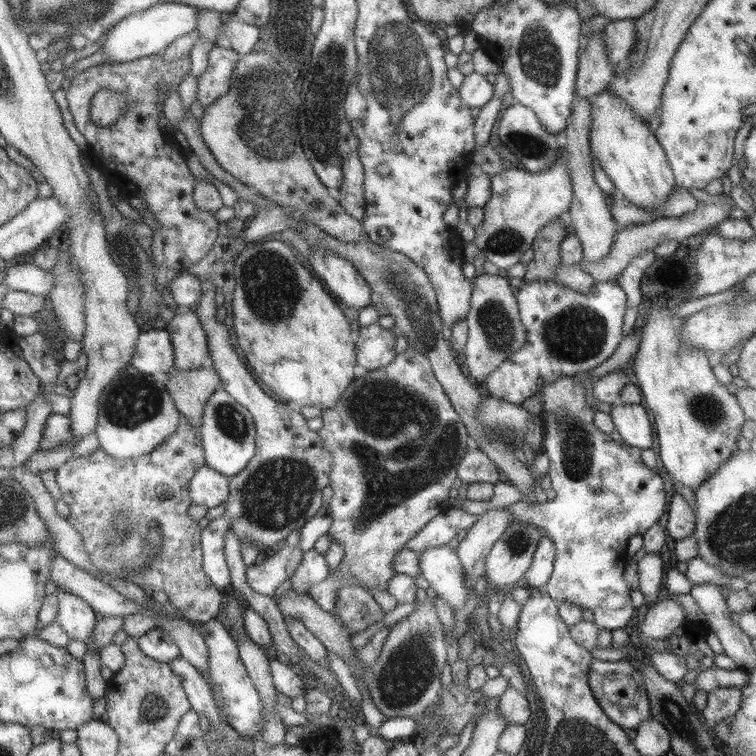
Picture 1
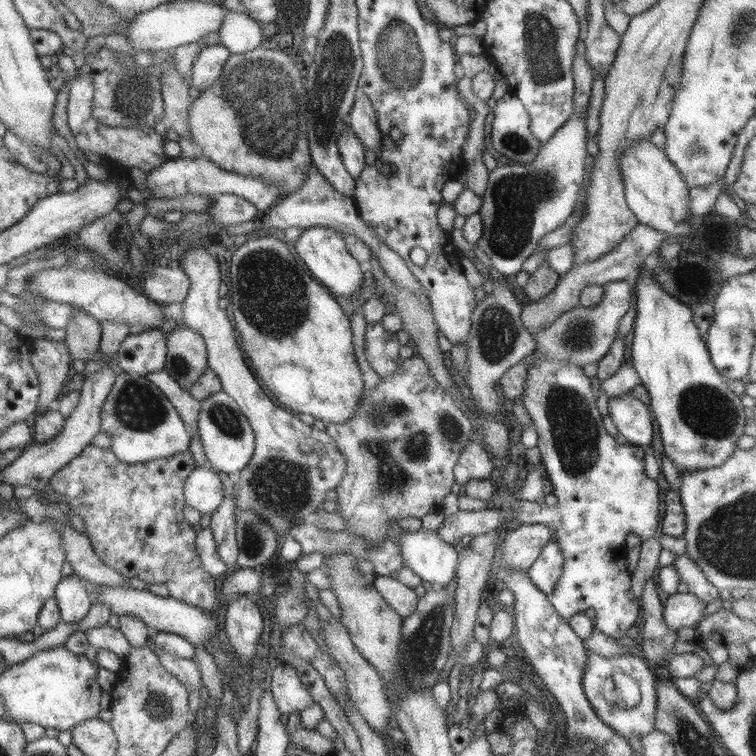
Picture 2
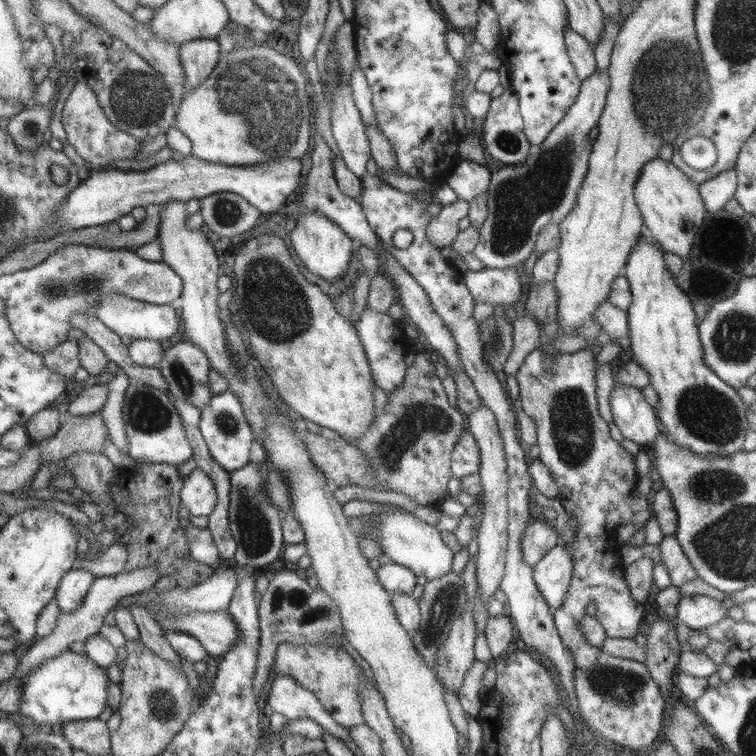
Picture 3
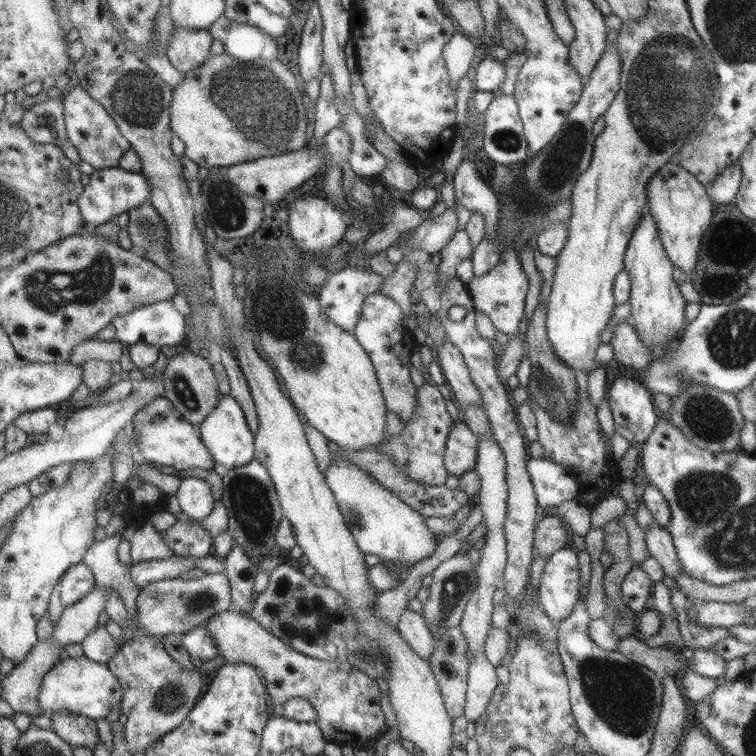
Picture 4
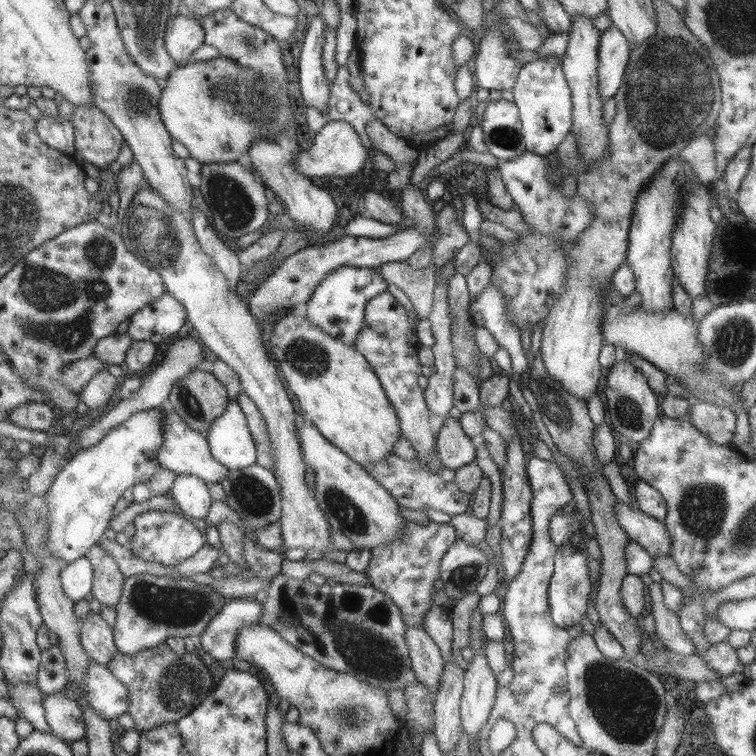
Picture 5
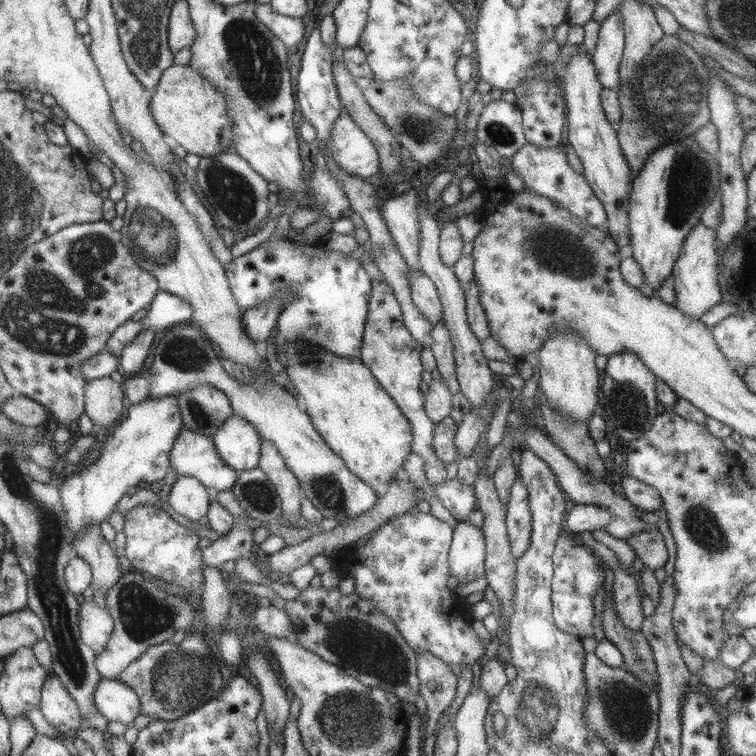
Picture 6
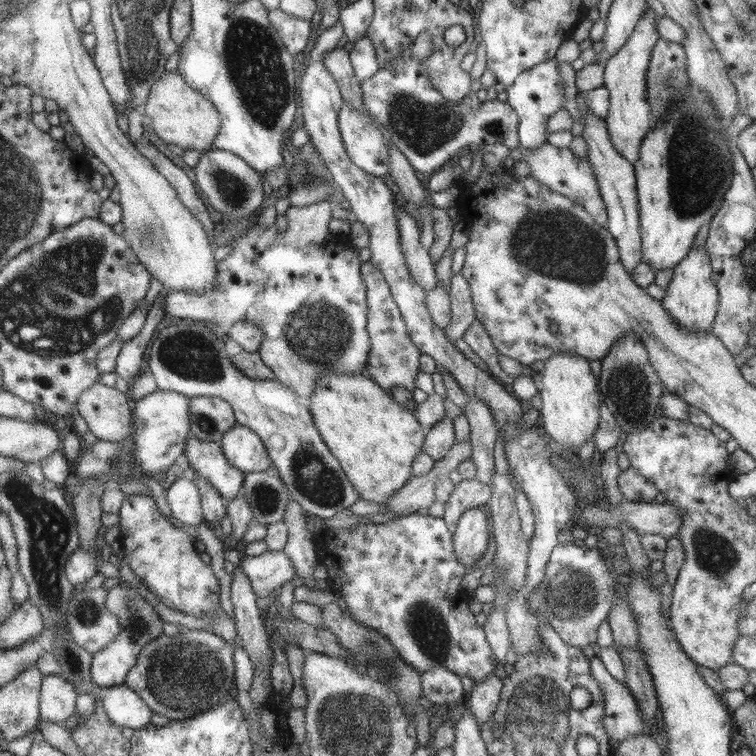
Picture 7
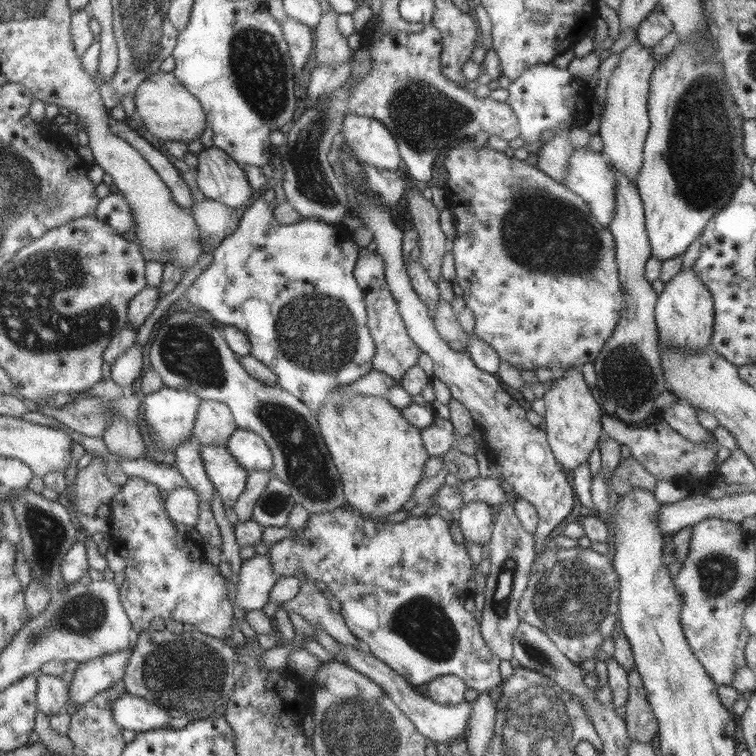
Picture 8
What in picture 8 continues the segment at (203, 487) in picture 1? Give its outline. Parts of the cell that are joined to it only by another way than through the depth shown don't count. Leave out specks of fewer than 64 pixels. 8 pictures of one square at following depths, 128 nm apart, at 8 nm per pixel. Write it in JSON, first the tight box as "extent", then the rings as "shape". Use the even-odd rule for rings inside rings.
{"extent":[165,487,199,526],"shape":[[[182,487],[166,493],[165,505],[169,517],[179,524],[195,526],[199,517],[199,500],[192,488]]]}

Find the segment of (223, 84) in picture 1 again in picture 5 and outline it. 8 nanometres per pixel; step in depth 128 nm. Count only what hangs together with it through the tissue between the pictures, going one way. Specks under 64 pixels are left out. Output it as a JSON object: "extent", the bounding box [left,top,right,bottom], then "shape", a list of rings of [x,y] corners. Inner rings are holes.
{"extent":[165,11,205,66],"shape":[[[184,11],[172,15],[165,30],[165,47],[169,55],[181,66],[187,58],[204,42],[205,32],[194,17]]]}

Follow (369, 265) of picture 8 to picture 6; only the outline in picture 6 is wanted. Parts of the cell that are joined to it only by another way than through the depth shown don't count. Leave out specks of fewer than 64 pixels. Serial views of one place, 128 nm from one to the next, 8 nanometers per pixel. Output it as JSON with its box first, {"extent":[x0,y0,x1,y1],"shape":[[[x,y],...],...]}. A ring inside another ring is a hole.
{"extent":[360,279,447,485],"shape":[[[372,279],[372,292],[369,302],[369,311],[365,324],[364,337],[360,361],[366,365],[384,388],[384,391],[396,402],[396,406],[406,420],[411,424],[413,436],[413,451],[424,459],[424,474],[430,485],[442,485],[447,481],[447,464],[441,462],[432,446],[435,424],[426,415],[425,394],[420,390],[422,384],[423,366],[420,343],[414,341],[410,331],[403,321],[403,312],[398,299],[393,294],[393,288],[379,279]]]}

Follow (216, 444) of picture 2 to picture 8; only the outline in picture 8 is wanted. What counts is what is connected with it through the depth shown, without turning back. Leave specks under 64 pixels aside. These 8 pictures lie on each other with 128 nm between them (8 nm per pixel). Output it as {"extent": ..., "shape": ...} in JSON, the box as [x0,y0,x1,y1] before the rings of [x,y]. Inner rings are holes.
{"extent":[225,428,273,472],"shape":[[[237,428],[230,435],[225,446],[247,472],[273,470],[273,454],[259,434]]]}

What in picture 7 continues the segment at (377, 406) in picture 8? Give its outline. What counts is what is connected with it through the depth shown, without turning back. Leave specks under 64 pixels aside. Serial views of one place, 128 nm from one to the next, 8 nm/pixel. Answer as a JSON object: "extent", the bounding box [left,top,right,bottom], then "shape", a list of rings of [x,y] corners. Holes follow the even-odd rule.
{"extent":[310,372,425,504],"shape":[[[366,372],[320,374],[310,402],[321,437],[339,460],[359,498],[383,504],[408,483],[414,459],[423,450],[425,431],[414,414],[398,405]]]}

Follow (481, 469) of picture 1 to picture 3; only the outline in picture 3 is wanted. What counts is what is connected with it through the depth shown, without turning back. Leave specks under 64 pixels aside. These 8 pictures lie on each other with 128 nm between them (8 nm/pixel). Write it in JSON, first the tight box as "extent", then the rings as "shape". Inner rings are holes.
{"extent":[451,429,481,481],"shape":[[[468,429],[457,440],[451,454],[451,461],[452,475],[460,481],[464,476],[479,473],[481,464],[479,446]]]}

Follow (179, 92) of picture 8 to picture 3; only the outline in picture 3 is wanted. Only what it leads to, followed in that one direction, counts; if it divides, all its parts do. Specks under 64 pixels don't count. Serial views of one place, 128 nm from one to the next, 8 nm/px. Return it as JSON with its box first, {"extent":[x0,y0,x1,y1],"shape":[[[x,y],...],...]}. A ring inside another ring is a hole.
{"extent":[175,45,312,166],"shape":[[[266,45],[223,51],[206,80],[182,98],[175,116],[176,126],[192,141],[191,154],[206,162],[246,166],[285,158],[302,159],[310,146],[312,112],[308,106],[308,84],[309,79],[299,59],[296,64],[280,52],[266,48]]]}

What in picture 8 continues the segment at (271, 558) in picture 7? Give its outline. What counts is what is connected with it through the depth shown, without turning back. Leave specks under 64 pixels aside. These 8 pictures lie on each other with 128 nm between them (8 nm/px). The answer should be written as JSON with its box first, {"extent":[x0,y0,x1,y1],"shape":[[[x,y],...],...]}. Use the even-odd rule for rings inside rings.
{"extent":[236,554,280,614],"shape":[[[256,554],[245,560],[236,580],[236,606],[246,614],[262,610],[269,602],[270,590],[280,578],[273,574],[269,556]]]}

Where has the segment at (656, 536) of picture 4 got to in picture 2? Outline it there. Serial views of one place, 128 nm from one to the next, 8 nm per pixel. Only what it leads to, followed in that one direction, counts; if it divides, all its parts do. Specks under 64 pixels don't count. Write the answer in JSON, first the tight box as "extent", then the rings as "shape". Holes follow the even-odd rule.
{"extent":[673,553,719,604],"shape":[[[687,553],[677,554],[673,567],[678,571],[680,580],[688,585],[689,591],[699,596],[706,604],[719,599],[719,590],[706,578]]]}

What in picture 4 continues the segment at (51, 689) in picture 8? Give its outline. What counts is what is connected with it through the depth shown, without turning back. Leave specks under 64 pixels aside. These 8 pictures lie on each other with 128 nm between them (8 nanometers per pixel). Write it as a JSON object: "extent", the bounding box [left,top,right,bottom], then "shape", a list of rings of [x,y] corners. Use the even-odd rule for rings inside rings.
{"extent":[51,711,100,747],"shape":[[[70,711],[51,714],[51,729],[73,747],[93,747],[100,739],[96,721]]]}

